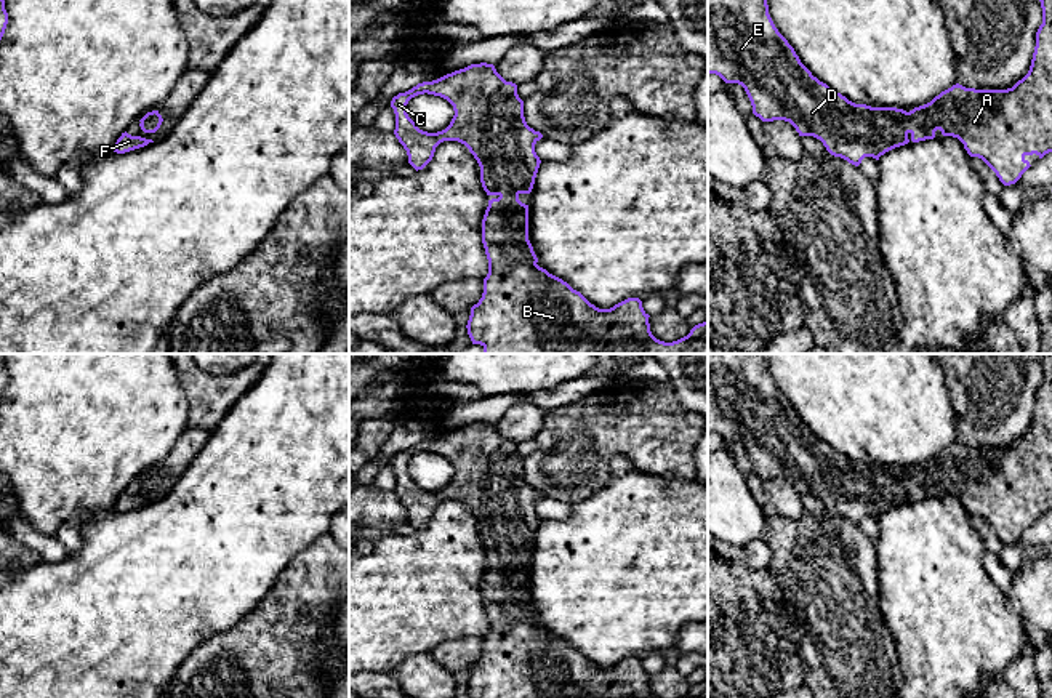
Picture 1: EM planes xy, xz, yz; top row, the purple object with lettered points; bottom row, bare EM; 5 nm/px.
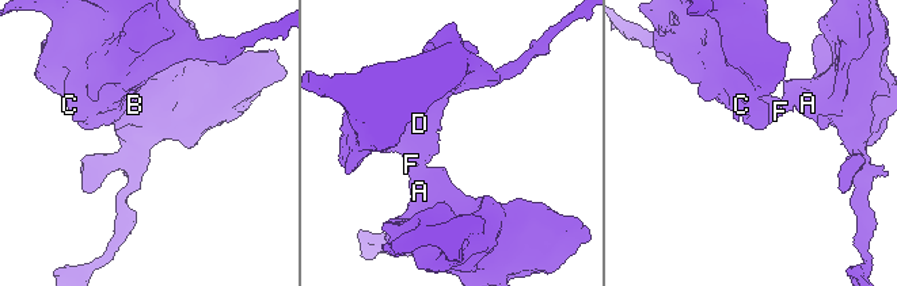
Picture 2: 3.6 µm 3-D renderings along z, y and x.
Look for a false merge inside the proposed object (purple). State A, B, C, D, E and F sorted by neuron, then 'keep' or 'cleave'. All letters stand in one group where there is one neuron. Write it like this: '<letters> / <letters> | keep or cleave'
A B C D E F | keep

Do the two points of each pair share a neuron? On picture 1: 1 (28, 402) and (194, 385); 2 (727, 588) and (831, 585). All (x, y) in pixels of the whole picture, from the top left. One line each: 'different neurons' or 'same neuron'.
1: different neurons
2: different neurons

